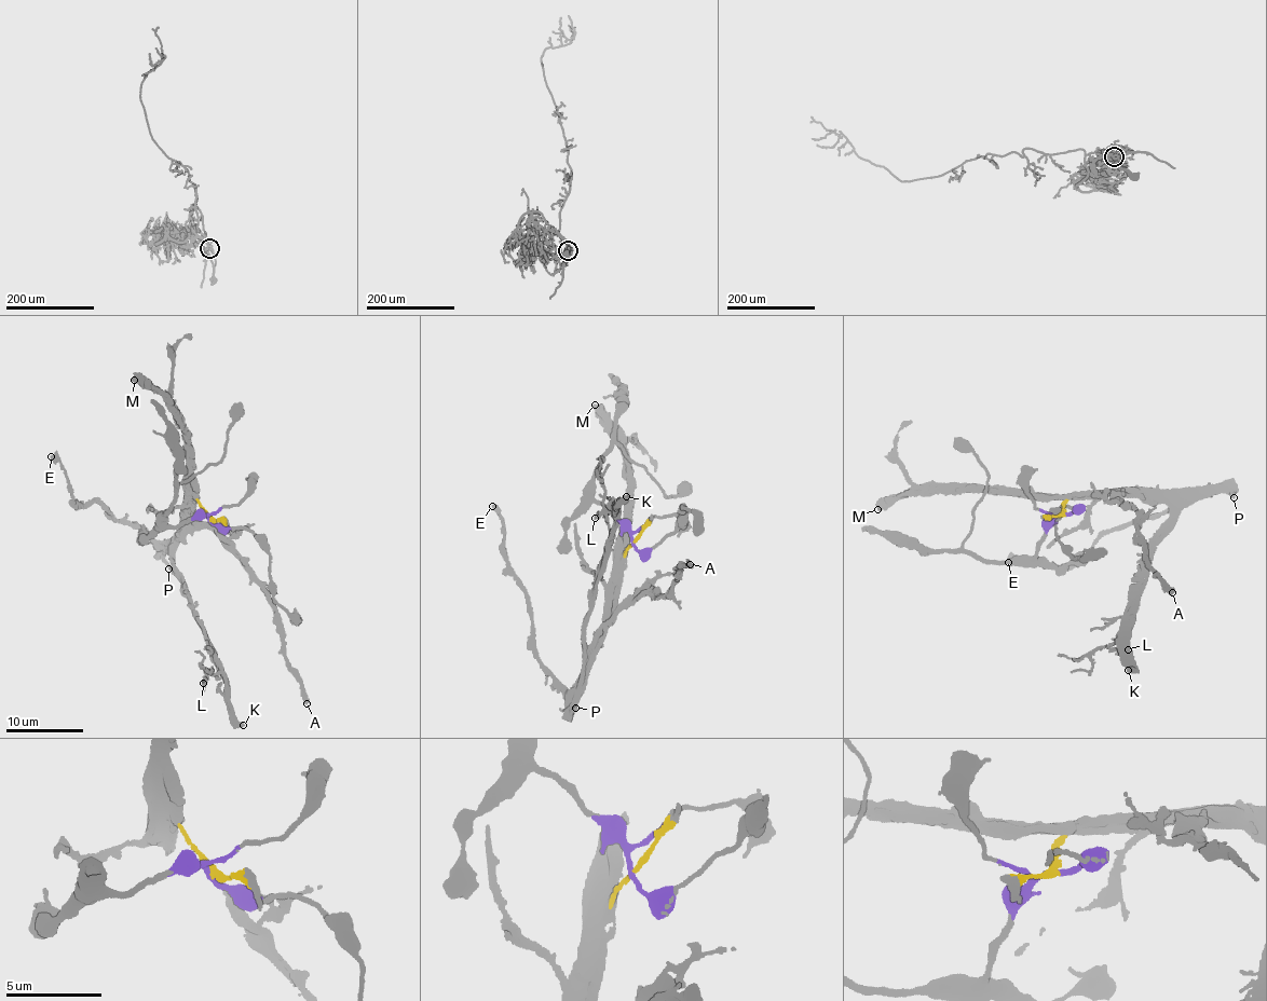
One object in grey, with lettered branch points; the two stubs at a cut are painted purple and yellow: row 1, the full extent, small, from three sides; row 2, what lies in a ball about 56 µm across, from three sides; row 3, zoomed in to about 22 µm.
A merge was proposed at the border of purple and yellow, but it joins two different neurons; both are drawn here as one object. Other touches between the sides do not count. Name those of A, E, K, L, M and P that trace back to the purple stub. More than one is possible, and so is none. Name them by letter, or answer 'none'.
none

